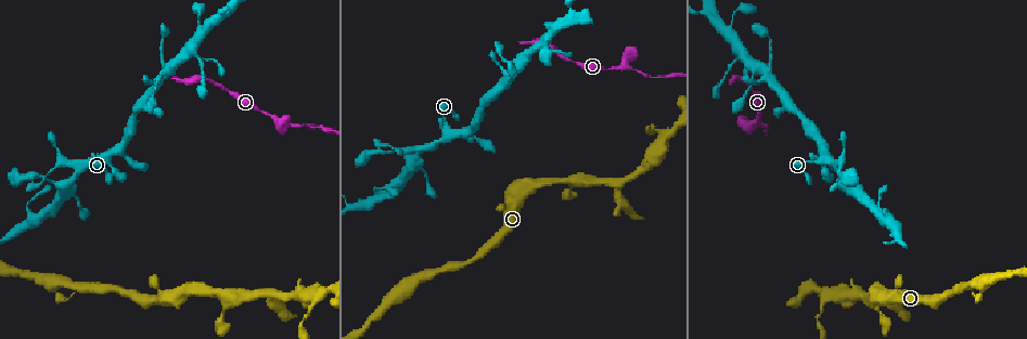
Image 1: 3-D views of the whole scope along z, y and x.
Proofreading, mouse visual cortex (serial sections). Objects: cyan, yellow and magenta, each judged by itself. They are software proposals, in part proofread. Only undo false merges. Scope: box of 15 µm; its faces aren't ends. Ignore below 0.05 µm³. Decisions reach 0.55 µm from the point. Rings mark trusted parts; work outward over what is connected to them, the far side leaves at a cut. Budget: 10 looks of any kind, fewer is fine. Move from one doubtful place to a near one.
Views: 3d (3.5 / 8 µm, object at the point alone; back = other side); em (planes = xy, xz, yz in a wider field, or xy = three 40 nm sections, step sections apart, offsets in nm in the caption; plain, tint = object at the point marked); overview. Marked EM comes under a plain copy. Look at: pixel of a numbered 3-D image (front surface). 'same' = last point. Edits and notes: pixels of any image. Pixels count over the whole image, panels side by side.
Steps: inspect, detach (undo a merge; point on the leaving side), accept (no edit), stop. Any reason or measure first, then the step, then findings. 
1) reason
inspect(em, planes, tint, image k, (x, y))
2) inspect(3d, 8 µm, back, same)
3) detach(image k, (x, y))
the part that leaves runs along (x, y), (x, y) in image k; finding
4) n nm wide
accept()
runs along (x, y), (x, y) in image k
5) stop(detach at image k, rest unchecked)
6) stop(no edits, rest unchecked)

arms part here
inspect(3d, 3.5 µm, image 1, (771, 81))

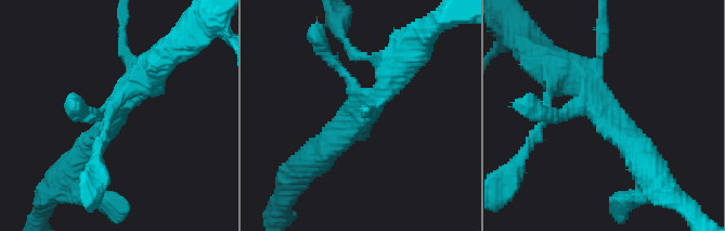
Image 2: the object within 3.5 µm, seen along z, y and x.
now the EM
inspect(em, xy, step 2, tint, image 2, (120, 107))

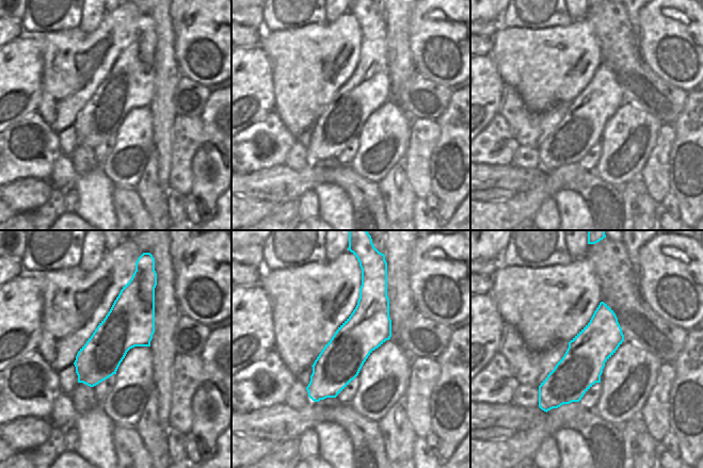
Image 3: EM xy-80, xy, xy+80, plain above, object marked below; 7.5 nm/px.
accept()
runs along (642, 155), (572, 68), (553, 68) in image 2; continuous, no second cell

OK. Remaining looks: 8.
small branch off a trunk
inspect(em, xy, step 2, tint, image 1, (842, 186))

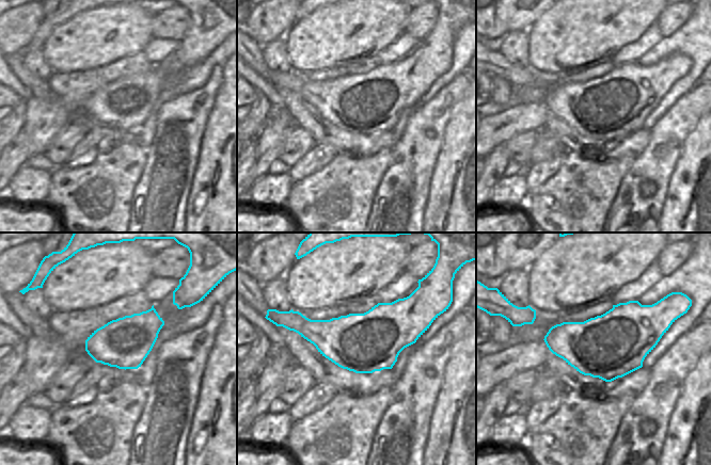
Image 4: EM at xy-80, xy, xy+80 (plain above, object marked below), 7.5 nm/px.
wider look
inspect(3d, 3.5 µm, same)

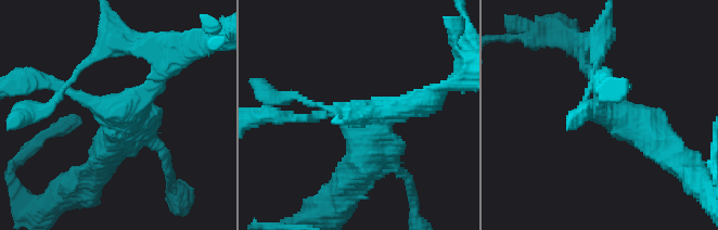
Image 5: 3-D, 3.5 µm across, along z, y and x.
arms of 150, 200, 250, 500 nm
accept()
runs along (592, 61), (605, 101), (667, 151) in image 5; continuous, no second cell

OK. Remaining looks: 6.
inspect(3d, 3.5 µm, image 1, (759, 116))

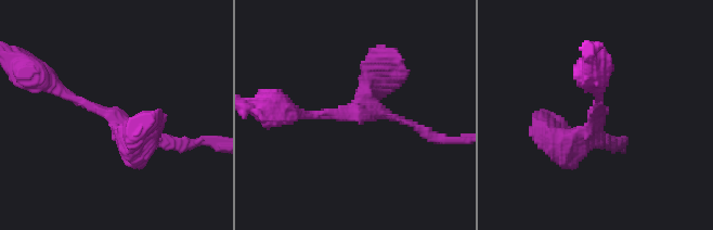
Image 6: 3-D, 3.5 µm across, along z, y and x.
3 arms; arms of 150, 200, 300 nm; now the EM
inspect(em, xy, step 1, tint, image 6, (593, 112))

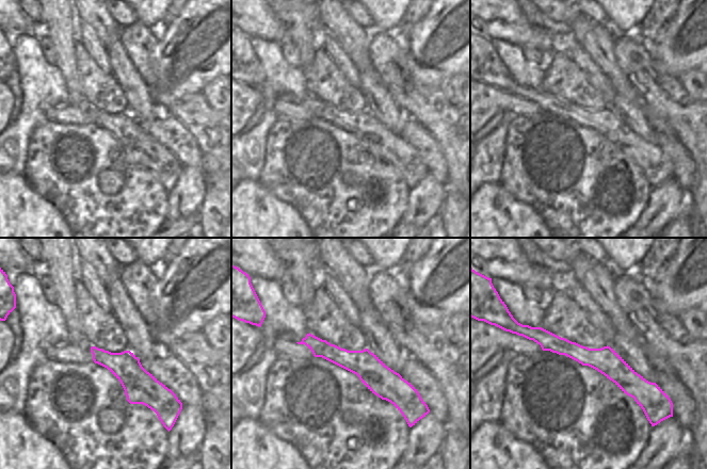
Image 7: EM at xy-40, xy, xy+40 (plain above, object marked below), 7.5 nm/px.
accept()
runs along (44, 79), (134, 132) in image 6; all the same cell

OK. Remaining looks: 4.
a narrow waist
inspect(3d, 3.5 µm, image 1, (571, 60))

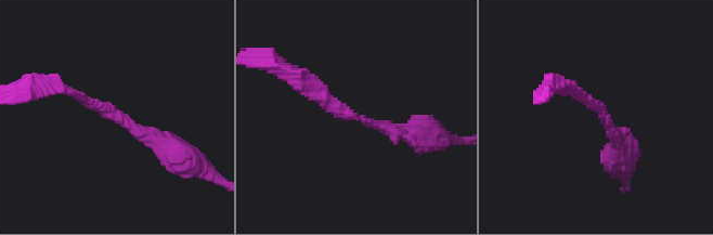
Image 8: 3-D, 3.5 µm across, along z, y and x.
arms of 150, 250 nm
inspect(em, xy, step 1, tint, image 8, (603, 118))

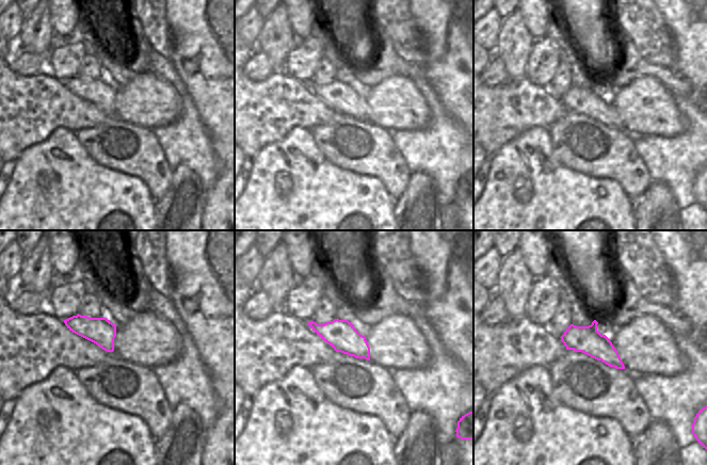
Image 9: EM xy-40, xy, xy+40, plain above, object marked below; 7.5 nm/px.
inspect(em, xy, step 5, tint, same)

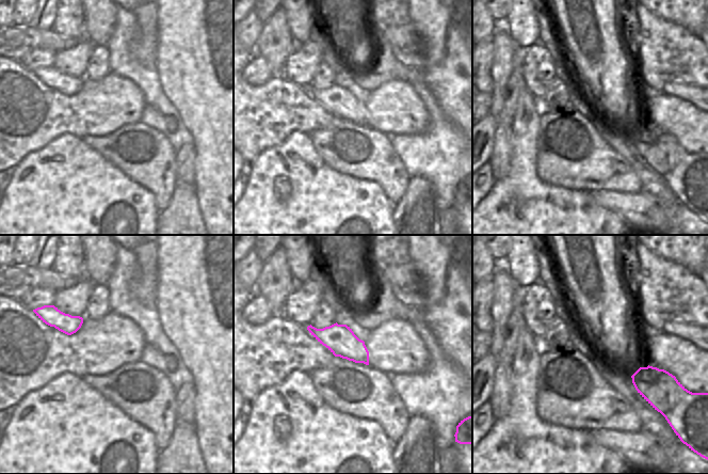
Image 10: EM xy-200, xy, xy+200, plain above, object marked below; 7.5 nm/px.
accept()
runs along (180, 157), (60, 88) in image 8; all the same cell

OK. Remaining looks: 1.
stop(no edits, rest unchecked)

